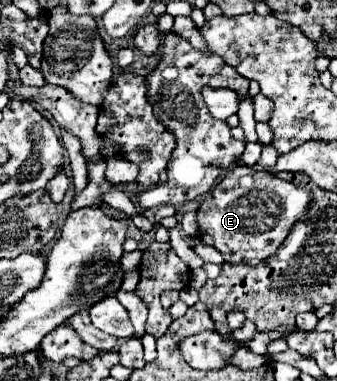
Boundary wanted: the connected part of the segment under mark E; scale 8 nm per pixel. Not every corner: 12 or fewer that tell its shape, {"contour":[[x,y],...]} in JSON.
{"contour":[[234,166],[202,200],[198,234],[256,266],[306,214],[310,190]]}

